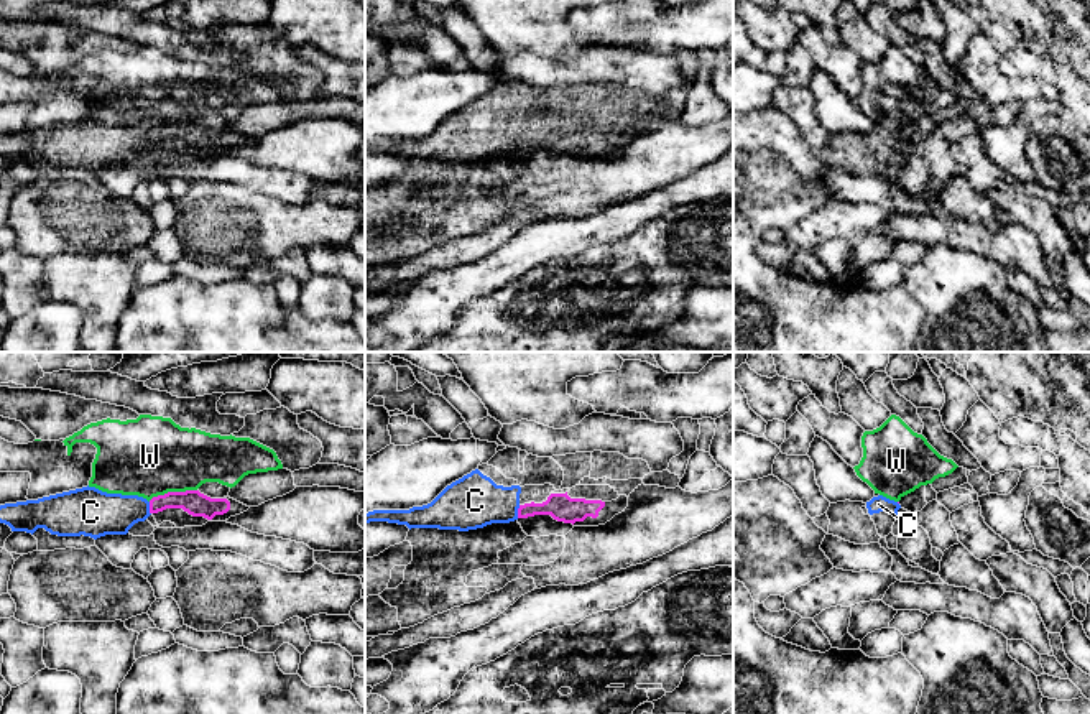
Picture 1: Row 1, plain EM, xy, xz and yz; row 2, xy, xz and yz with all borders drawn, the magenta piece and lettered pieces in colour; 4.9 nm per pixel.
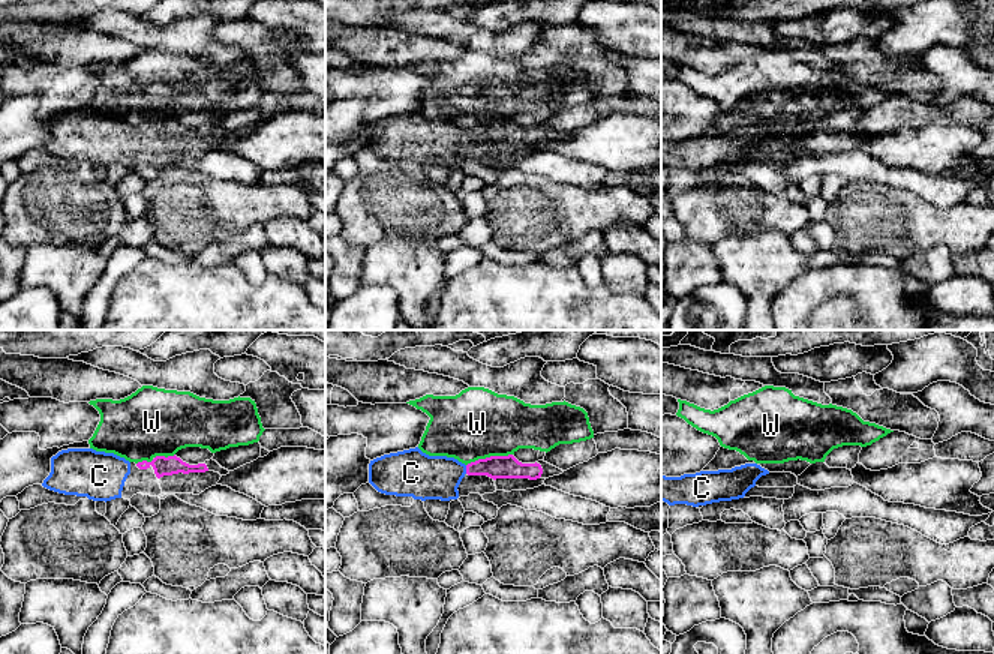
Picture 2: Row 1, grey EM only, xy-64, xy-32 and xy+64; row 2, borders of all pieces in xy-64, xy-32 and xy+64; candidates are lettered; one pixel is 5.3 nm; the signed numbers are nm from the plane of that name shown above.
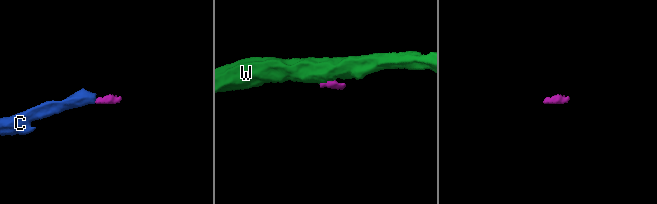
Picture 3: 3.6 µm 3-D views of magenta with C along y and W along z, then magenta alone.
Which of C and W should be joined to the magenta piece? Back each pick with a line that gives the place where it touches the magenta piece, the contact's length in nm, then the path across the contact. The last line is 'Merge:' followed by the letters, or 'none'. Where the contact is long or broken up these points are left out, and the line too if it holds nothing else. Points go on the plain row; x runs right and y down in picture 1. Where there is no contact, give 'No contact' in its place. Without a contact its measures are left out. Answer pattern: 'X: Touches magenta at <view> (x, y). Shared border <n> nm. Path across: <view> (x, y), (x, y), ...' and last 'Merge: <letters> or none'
C: Touches magenta at xz (518, 143). Shared border 70 nm. Path across: xz (561, 139), (518, 143), (500, 135), (475, 132)
Merge: C

